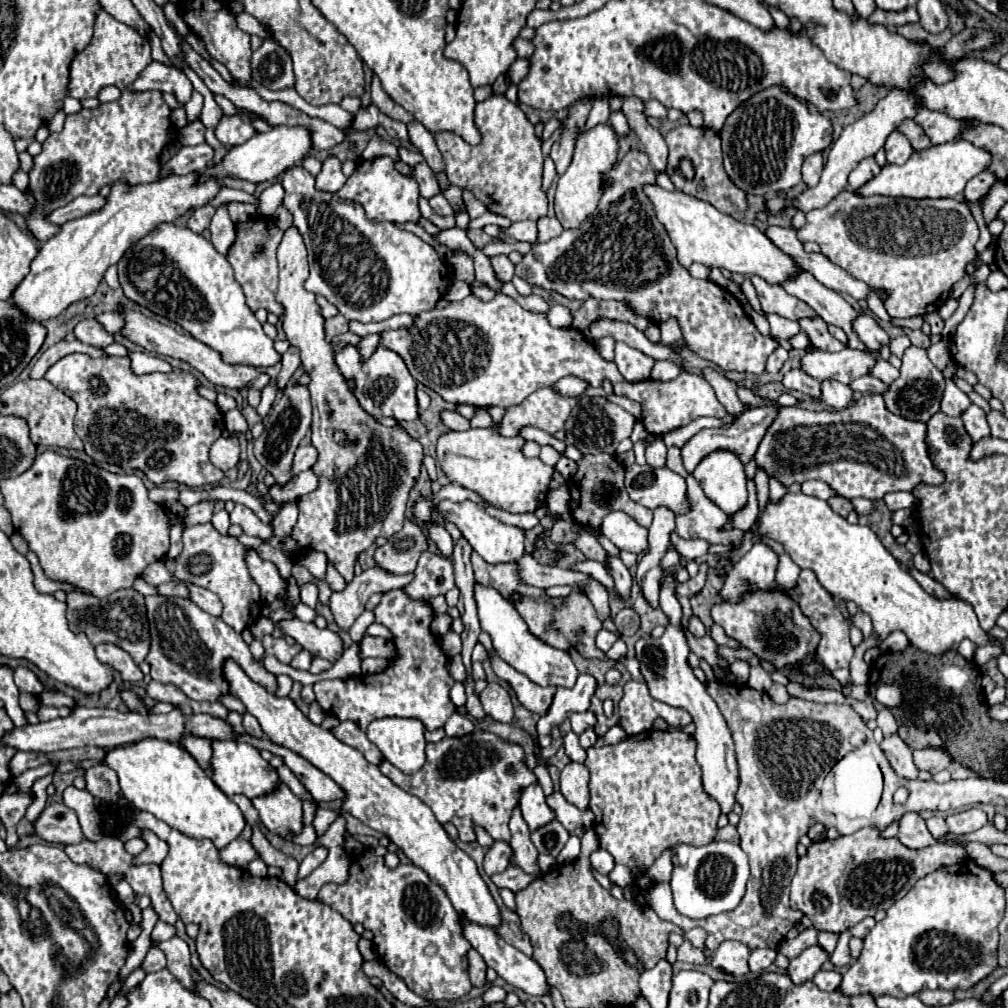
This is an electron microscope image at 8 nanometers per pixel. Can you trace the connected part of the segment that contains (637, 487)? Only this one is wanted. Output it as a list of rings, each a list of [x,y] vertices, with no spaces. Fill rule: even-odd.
[[[630,465],[626,467],[626,489],[632,501],[656,509],[666,507],[674,515],[690,511],[686,499],[686,481],[668,467],[650,467],[650,465]]]

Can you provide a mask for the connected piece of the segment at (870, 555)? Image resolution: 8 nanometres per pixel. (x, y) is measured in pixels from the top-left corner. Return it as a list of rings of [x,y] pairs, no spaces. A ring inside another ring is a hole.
[[[786,493],[780,503],[768,501],[764,513],[760,515],[760,533],[782,543],[784,551],[800,569],[812,569],[828,593],[838,599],[854,601],[872,617],[872,635],[856,647],[850,661],[850,671],[854,673],[850,673],[848,683],[842,687],[844,697],[850,697],[852,685],[868,684],[870,670],[864,663],[864,653],[872,647],[880,647],[892,631],[902,631],[912,647],[928,655],[944,655],[962,639],[970,639],[976,647],[1004,645],[1002,641],[992,639],[990,633],[978,625],[978,617],[968,601],[960,597],[938,599],[926,593],[918,581],[886,551],[870,527],[848,523],[822,499],[808,497],[804,493]],[[860,665],[864,665],[862,673]]]

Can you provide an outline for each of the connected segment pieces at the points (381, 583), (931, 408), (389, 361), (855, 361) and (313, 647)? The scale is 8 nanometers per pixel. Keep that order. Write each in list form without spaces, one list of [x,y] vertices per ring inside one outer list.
[[[366,569],[360,575],[354,575],[350,583],[342,591],[334,591],[330,597],[330,609],[336,617],[336,623],[342,629],[350,629],[356,617],[365,610],[366,601],[370,595],[378,591],[392,591],[392,589],[402,589],[412,581],[412,573],[392,577],[390,573],[384,573],[382,569]]]
[[[908,347],[902,355],[902,367],[900,367],[900,377],[888,385],[884,391],[884,401],[886,409],[894,415],[900,415],[904,419],[912,421],[922,421],[926,423],[934,413],[940,411],[940,397],[944,393],[944,375],[938,371],[932,361],[928,359],[928,351],[920,347]]]
[[[348,345],[346,349],[338,351],[336,365],[346,379],[356,381],[356,397],[360,405],[372,413],[382,417],[394,417],[396,421],[414,421],[420,417],[418,401],[416,401],[416,379],[412,379],[404,359],[398,353],[392,353],[386,347],[378,347],[370,361],[360,363],[360,353],[356,345]]]
[[[844,347],[838,353],[828,351],[812,351],[802,359],[802,369],[818,381],[836,379],[848,385],[852,379],[868,375],[878,361],[878,351],[858,351]]]
[[[290,619],[278,623],[284,635],[290,635],[298,645],[312,653],[312,657],[322,657],[328,661],[338,661],[344,653],[344,643],[338,633],[330,629],[318,629],[314,623],[302,623],[300,619]]]

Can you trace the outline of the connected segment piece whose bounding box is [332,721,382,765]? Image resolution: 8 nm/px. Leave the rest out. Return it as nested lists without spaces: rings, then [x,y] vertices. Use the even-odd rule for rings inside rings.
[[[342,721],[332,733],[334,733],[342,743],[346,743],[346,745],[358,749],[360,753],[364,753],[364,757],[366,757],[370,763],[380,765],[382,755],[380,755],[378,747],[366,737],[366,733],[362,733],[362,731],[358,729],[356,723],[352,723],[352,721]]]

